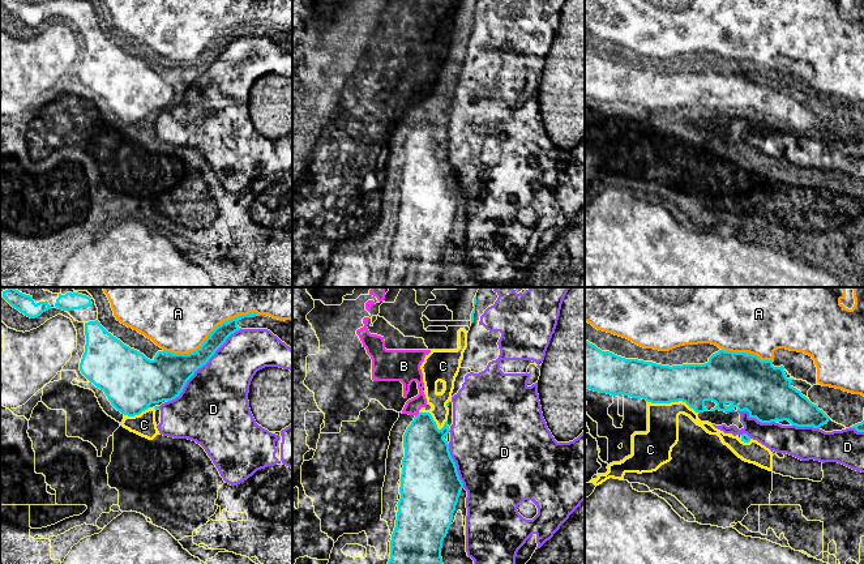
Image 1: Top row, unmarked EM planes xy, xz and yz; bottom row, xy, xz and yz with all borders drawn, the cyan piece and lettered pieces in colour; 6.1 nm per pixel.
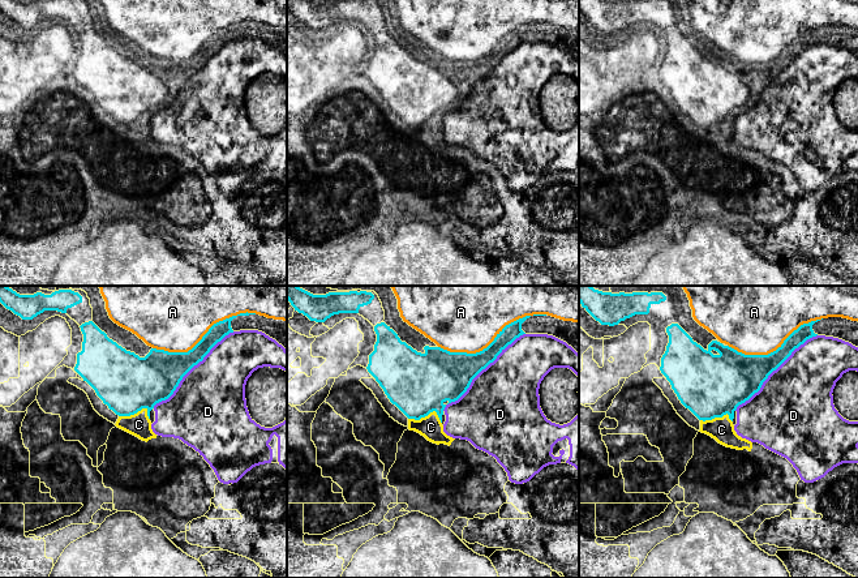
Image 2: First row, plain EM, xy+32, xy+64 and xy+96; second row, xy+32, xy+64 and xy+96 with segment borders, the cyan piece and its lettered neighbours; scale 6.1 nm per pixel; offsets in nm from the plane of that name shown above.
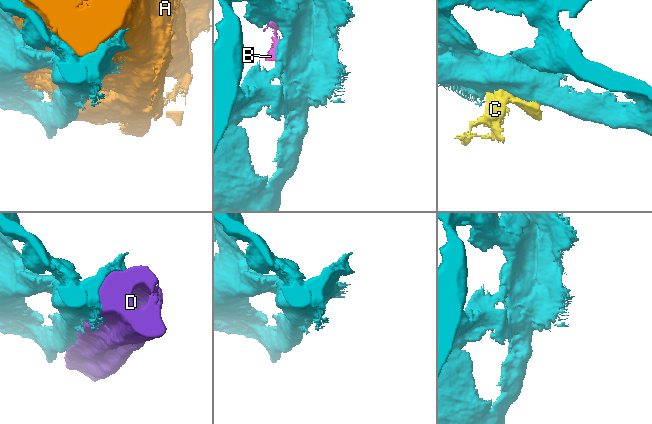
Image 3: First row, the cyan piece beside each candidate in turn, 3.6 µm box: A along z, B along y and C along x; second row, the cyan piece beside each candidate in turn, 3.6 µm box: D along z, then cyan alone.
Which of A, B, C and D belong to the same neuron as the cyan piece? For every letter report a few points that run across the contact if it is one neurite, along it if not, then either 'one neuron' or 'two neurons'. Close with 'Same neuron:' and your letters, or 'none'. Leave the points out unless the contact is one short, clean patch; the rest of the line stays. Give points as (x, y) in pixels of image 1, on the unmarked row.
A: two neurons
B: two neurons
C: two neurons
D: two neurons
Same neuron: none

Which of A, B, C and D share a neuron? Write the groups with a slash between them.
A / B C / D

